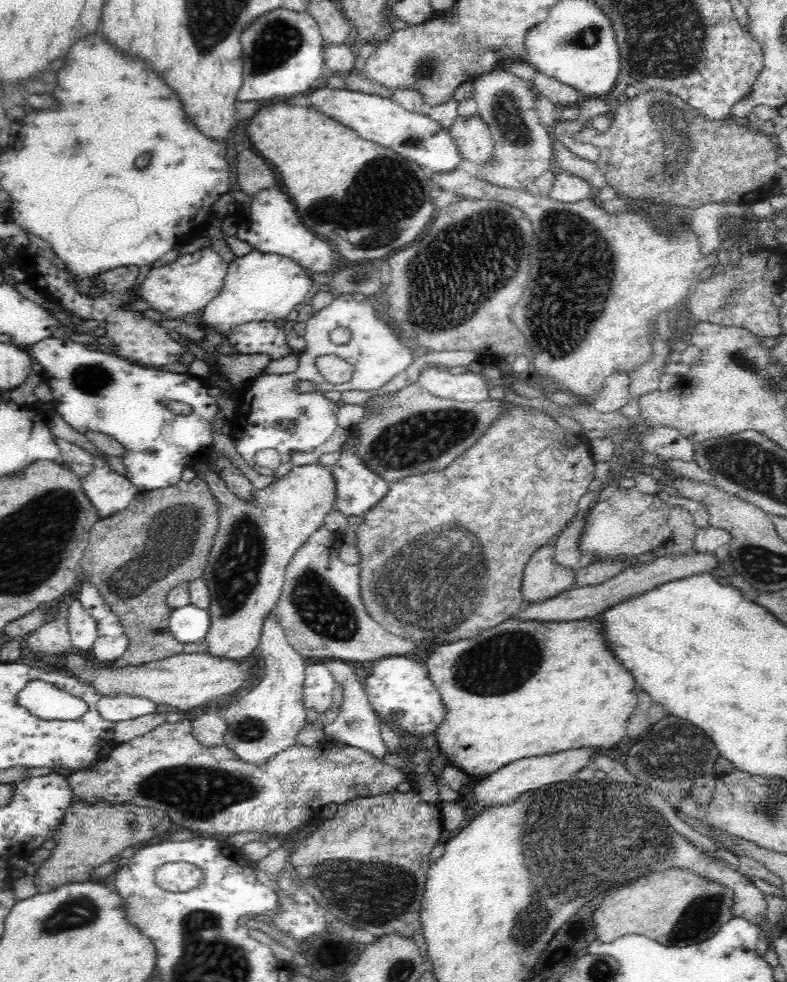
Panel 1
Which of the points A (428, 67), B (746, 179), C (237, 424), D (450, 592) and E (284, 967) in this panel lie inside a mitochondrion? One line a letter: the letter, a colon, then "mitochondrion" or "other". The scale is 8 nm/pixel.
A: mitochondrion
B: other
C: other
D: mitochondrion
E: other

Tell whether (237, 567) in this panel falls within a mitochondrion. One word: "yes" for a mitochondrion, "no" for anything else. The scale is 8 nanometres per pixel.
yes

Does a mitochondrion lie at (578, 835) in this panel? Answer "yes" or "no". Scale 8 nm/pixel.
yes

